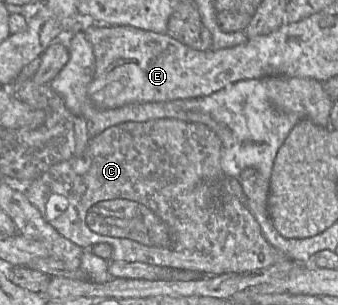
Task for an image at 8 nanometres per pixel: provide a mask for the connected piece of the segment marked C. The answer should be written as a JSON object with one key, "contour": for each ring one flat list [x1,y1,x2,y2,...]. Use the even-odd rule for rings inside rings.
{"contour":[[163,118,146,122,126,122,111,128,94,138,90,138,85,152,68,161,50,167,37,179,24,185,23,192,45,219,62,236,74,242,83,249,93,247,98,243,107,243,112,247,110,261,143,262,152,265,168,267,170,269,197,268,206,272,246,272,269,267,281,263,288,257,273,247,264,237,261,228,246,205,238,178,227,176,221,167,222,143,217,134,209,127,178,119]]}

